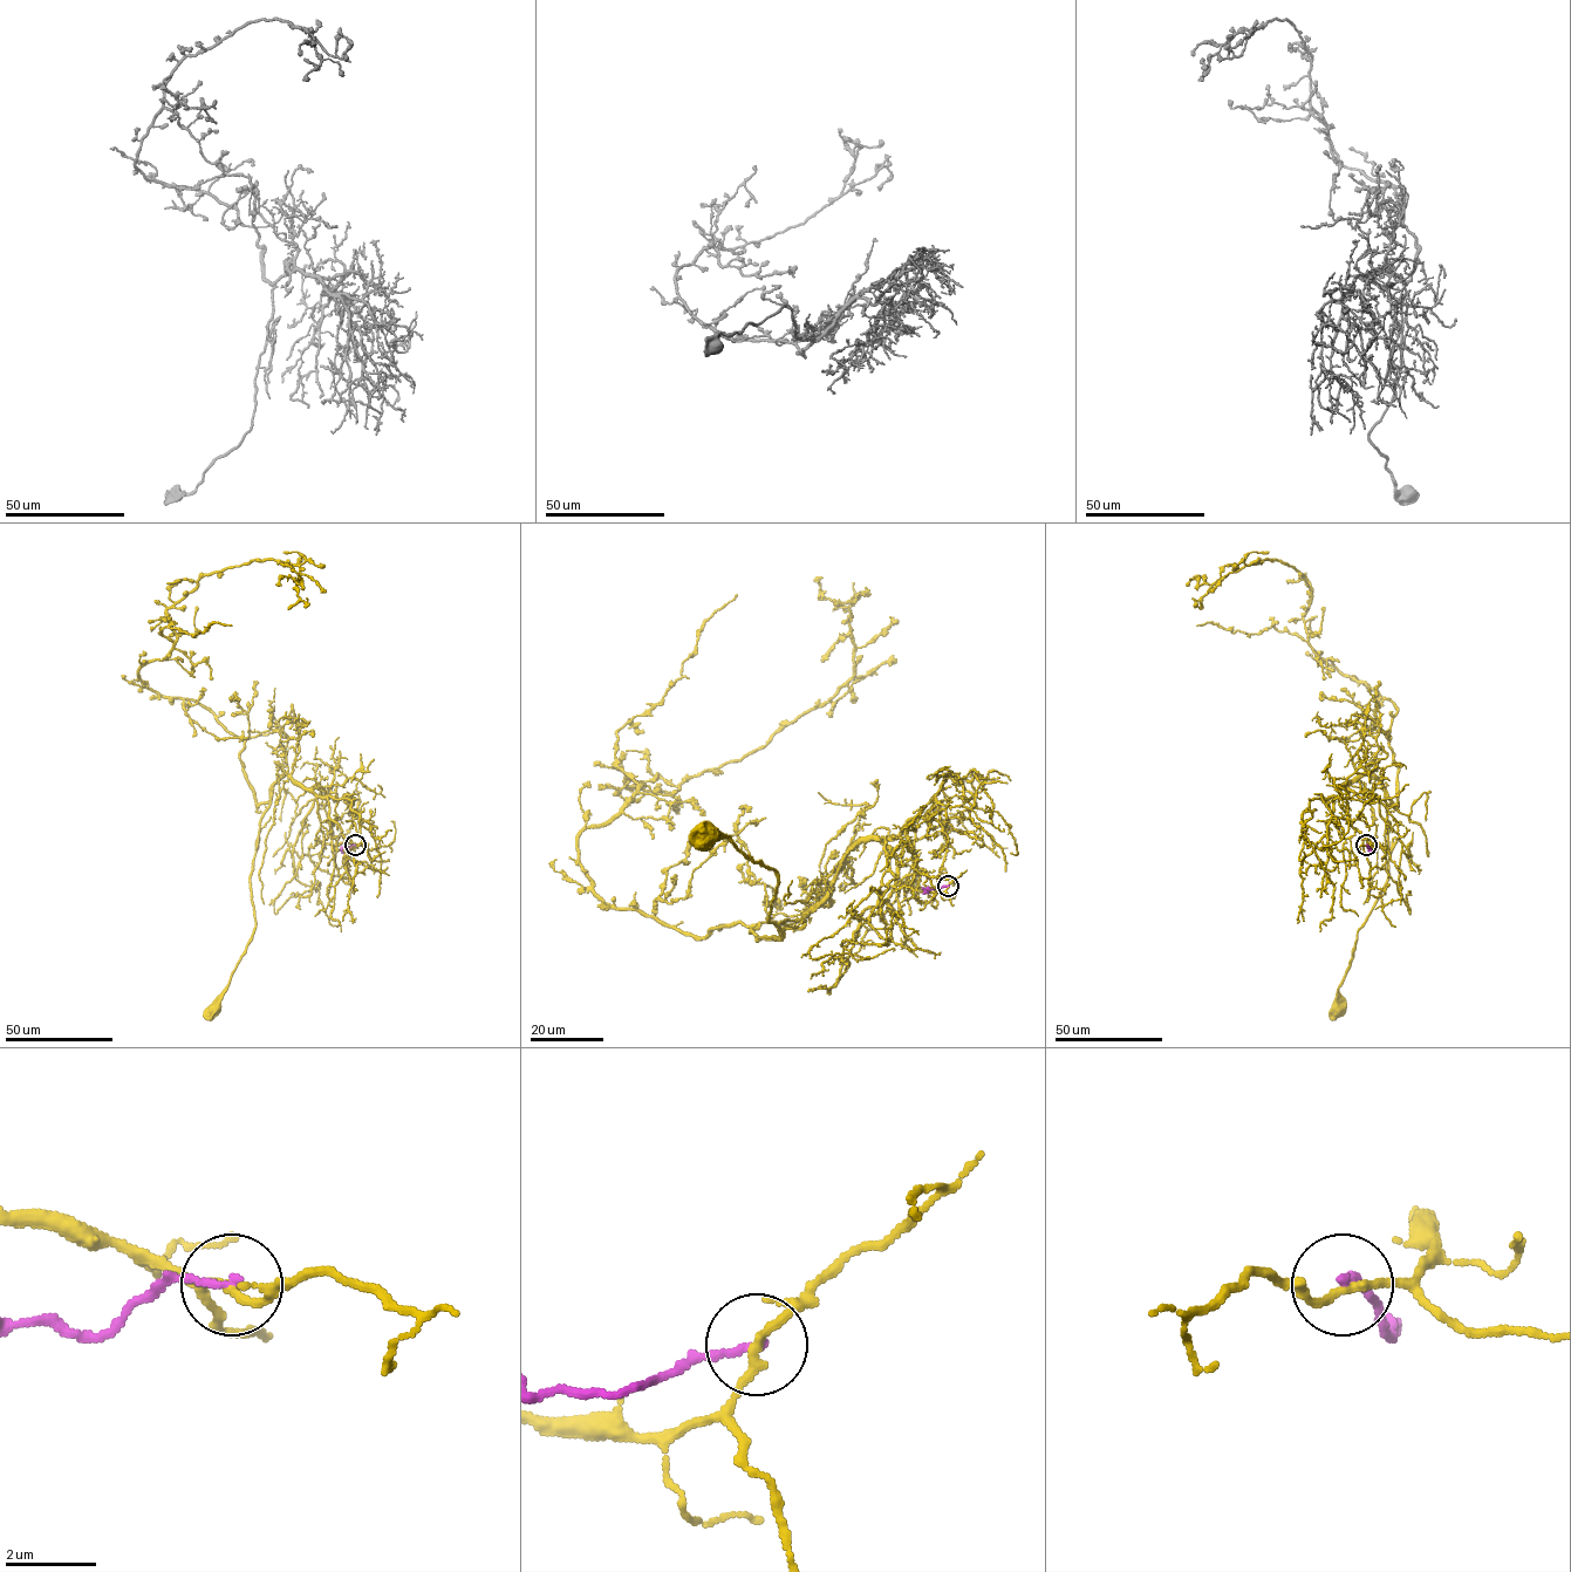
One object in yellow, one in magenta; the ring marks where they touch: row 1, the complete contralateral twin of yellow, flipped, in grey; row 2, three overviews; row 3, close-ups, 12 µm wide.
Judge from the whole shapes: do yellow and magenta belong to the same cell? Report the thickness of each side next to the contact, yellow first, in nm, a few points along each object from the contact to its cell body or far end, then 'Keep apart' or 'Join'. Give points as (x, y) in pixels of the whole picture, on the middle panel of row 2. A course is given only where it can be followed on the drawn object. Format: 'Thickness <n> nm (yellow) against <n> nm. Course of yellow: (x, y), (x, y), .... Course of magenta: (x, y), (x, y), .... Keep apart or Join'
Thickness 190 nm (yellow) against 160 nm. Course of yellow: (948, 886), (886, 887), (885, 840), (861, 840), (831, 892), (780, 925), (769, 922), (772, 869), (708, 835). Course of magenta: (948, 886), (928, 893). Keep apart

